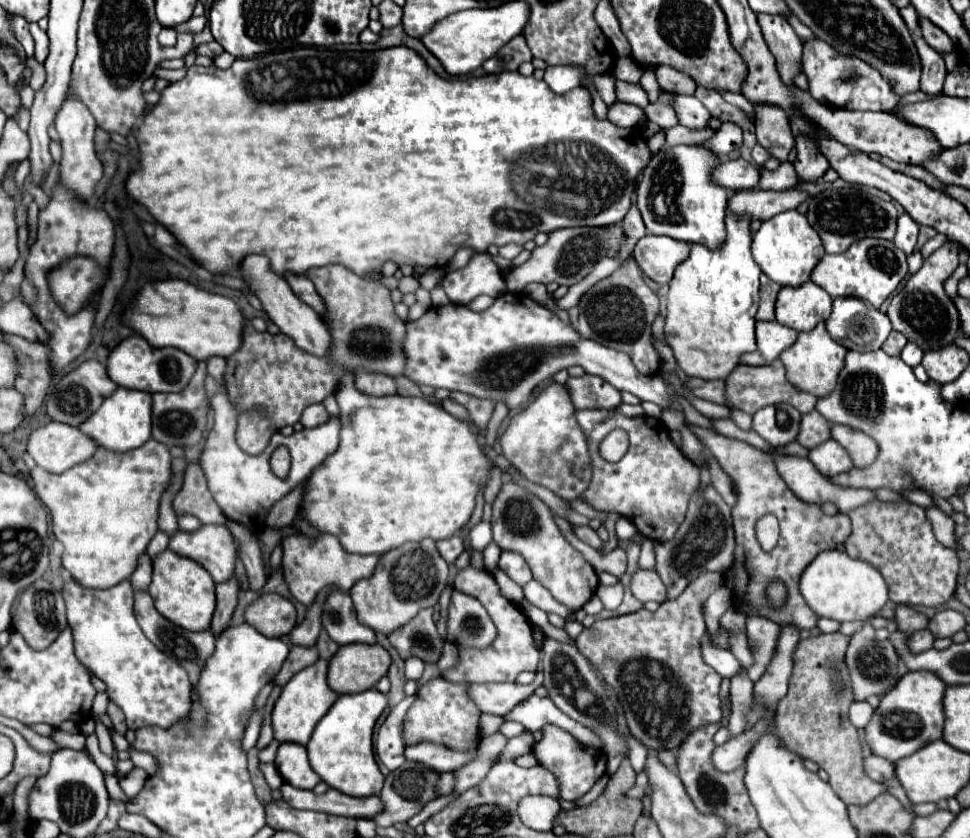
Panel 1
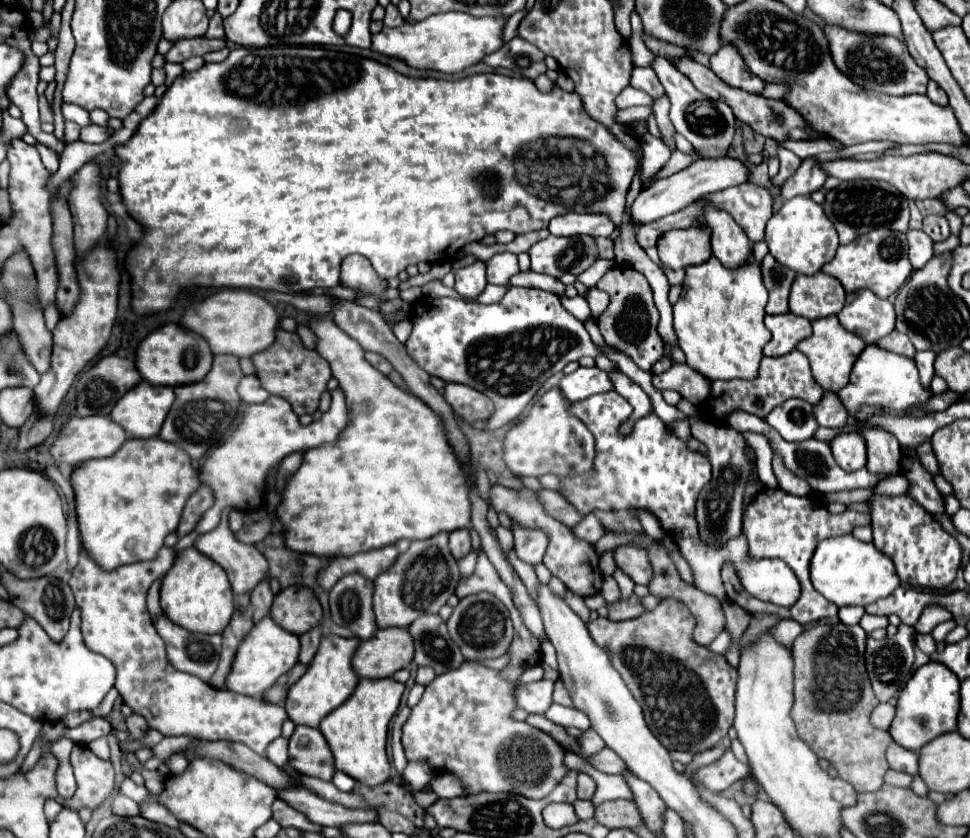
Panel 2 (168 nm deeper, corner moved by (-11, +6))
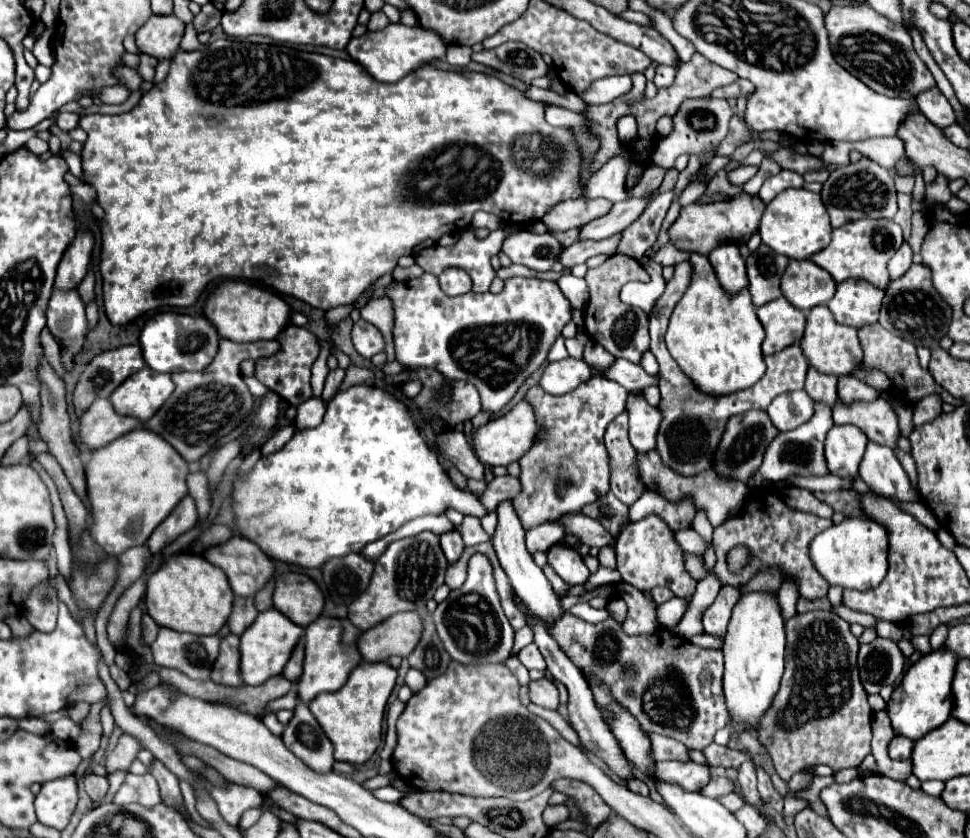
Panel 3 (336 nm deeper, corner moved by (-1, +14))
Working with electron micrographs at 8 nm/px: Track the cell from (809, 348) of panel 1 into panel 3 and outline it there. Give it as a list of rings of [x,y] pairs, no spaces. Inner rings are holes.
[[[818,306],[818,308],[812,308],[808,312],[806,330],[804,330],[804,336],[800,340],[800,348],[802,348],[804,356],[808,358],[810,366],[814,366],[822,374],[834,374],[834,376],[850,374],[854,364],[862,360],[862,348],[860,348],[856,330],[850,326],[838,324],[834,320],[834,316],[830,316],[828,306]]]

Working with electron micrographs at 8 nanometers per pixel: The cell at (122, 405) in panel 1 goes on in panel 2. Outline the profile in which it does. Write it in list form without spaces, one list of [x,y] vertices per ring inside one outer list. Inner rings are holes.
[[[142,382],[116,402],[110,416],[132,438],[152,438],[158,436],[172,402],[174,388]]]

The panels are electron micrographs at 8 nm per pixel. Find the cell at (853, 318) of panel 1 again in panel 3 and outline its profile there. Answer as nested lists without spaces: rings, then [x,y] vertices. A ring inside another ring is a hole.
[[[844,280],[838,284],[834,298],[828,302],[838,324],[862,328],[878,322],[884,290],[874,288],[866,280]]]

